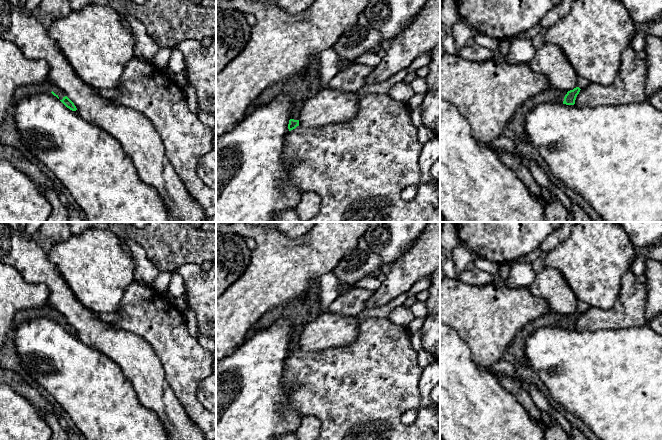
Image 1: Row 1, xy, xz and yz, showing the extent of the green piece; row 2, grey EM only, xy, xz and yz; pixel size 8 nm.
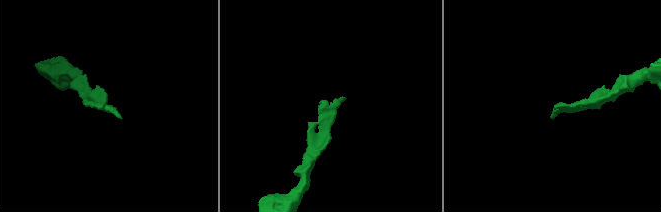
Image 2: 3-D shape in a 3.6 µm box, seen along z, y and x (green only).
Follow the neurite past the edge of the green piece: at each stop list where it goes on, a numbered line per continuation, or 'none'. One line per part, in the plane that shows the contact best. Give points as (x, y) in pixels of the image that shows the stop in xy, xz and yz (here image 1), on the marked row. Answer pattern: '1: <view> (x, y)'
1: xy (57, 91)

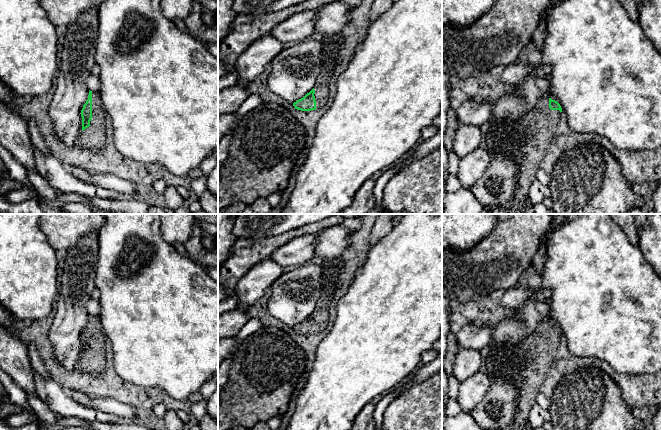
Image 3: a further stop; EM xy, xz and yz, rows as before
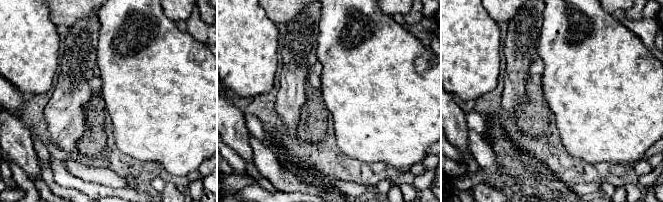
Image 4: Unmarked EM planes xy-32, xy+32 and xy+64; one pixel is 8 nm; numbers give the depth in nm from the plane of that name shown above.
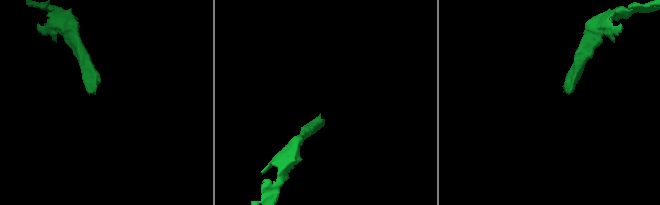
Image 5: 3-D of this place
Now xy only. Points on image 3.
1: xy (93, 138)

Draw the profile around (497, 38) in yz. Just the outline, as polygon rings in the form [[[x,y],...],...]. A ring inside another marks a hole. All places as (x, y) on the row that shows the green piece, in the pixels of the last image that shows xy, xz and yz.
[[[497,0],[494,6],[472,26],[442,26],[442,62],[454,70],[461,80],[478,72],[490,72],[495,66],[507,66],[519,57],[530,42],[543,11],[550,0]]]

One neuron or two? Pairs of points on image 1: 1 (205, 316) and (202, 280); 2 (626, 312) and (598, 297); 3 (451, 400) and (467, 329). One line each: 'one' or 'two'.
1: one
2: two
3: two

